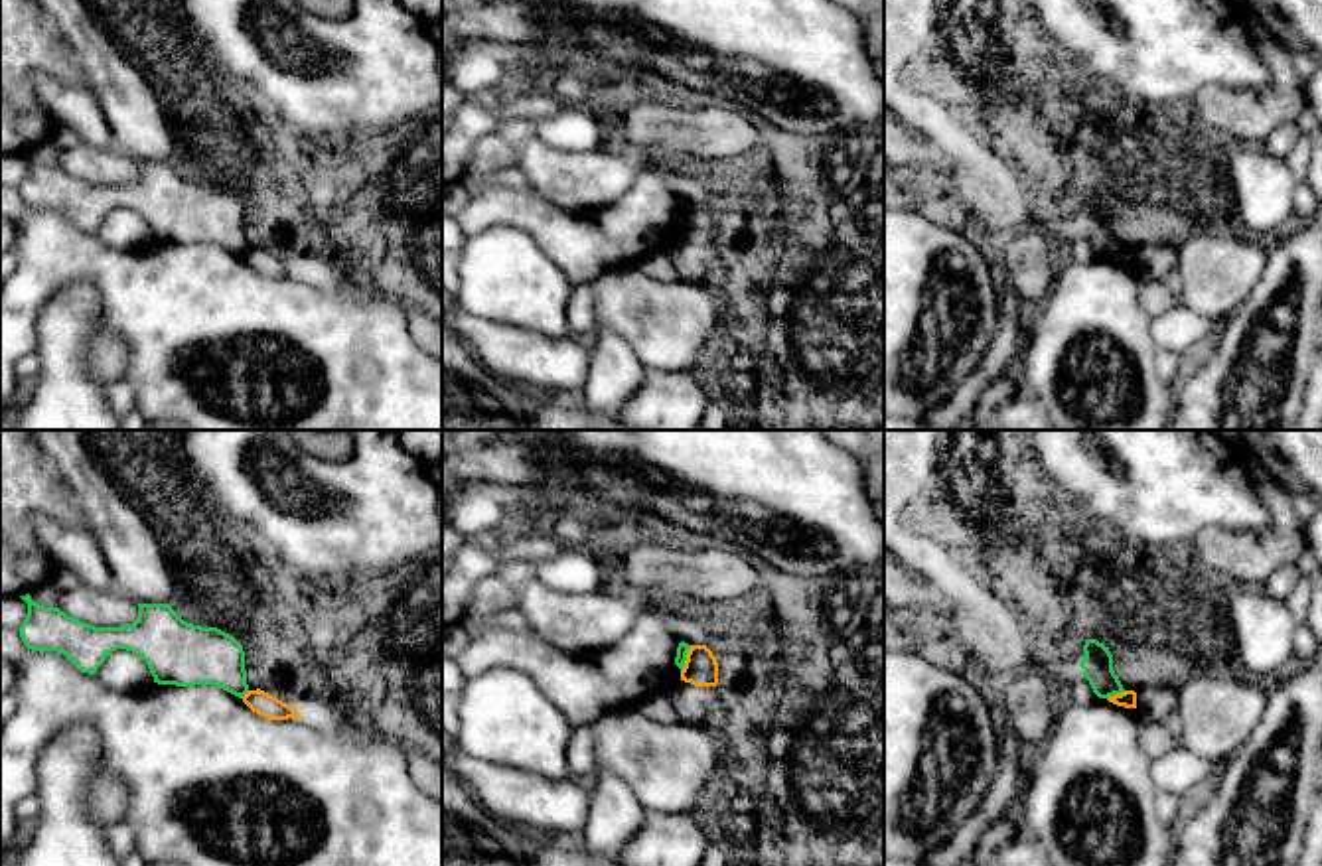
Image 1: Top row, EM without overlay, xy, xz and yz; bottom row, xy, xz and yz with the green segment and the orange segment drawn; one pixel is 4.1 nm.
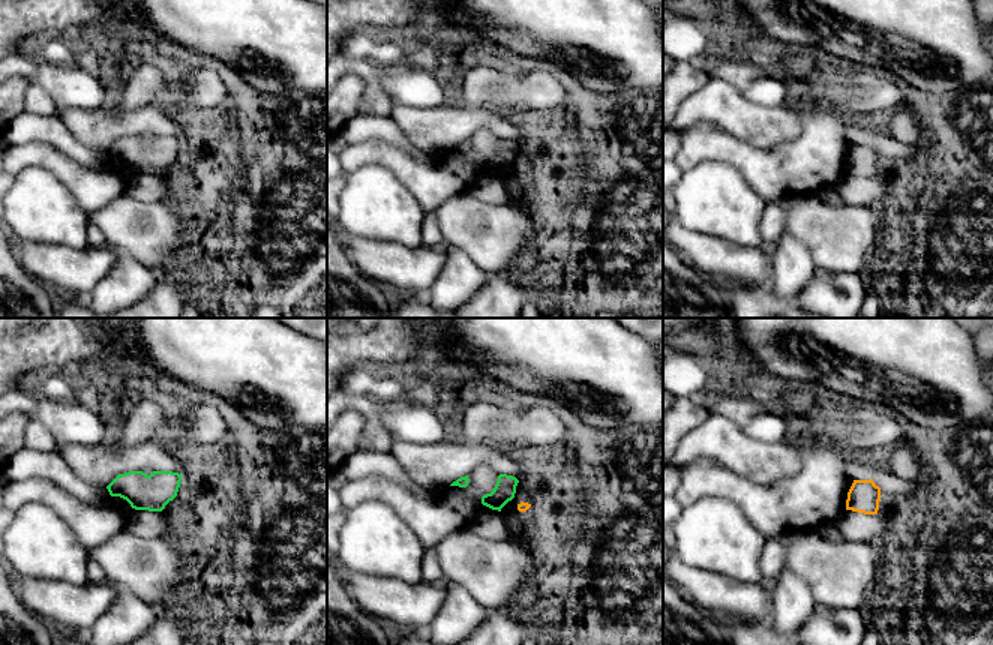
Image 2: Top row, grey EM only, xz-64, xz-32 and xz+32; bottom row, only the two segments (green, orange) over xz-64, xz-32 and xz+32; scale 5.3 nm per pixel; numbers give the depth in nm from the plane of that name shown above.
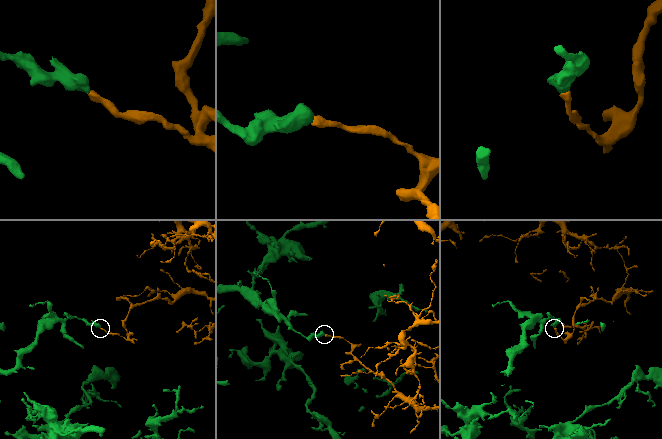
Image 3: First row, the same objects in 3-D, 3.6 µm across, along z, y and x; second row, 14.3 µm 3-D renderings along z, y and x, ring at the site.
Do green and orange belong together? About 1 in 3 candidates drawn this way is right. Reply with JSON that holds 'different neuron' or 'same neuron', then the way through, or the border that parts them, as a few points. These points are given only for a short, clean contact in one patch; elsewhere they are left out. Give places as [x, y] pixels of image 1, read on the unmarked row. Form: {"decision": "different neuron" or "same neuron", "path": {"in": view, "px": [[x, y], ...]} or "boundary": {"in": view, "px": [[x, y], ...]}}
{"decision": "different neuron", "boundary": {"in": "xz", "px": [[691, 204], [681, 229]]}}

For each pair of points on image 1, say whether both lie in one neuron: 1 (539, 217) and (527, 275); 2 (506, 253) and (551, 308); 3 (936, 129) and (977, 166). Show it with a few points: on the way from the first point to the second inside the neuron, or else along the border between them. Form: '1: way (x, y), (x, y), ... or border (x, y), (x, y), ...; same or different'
1: border (488, 227), (523, 229), (565, 273); different
2: way (510, 267), (537, 294); same
3: way (946, 135), (967, 156); same

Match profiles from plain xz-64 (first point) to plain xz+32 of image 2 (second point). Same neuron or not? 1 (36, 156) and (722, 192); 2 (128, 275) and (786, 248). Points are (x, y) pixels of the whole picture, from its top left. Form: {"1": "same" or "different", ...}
{"1": "different", "2": "same"}

